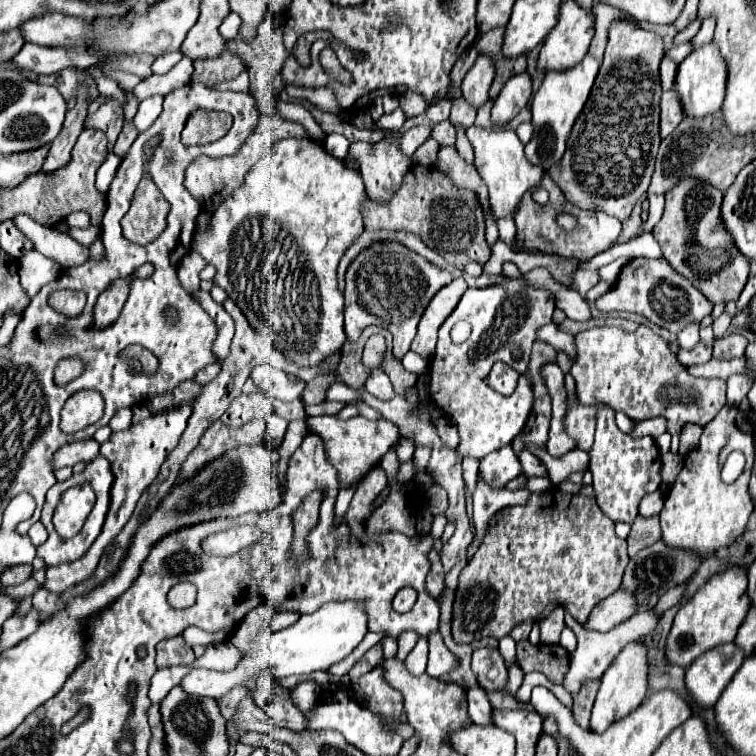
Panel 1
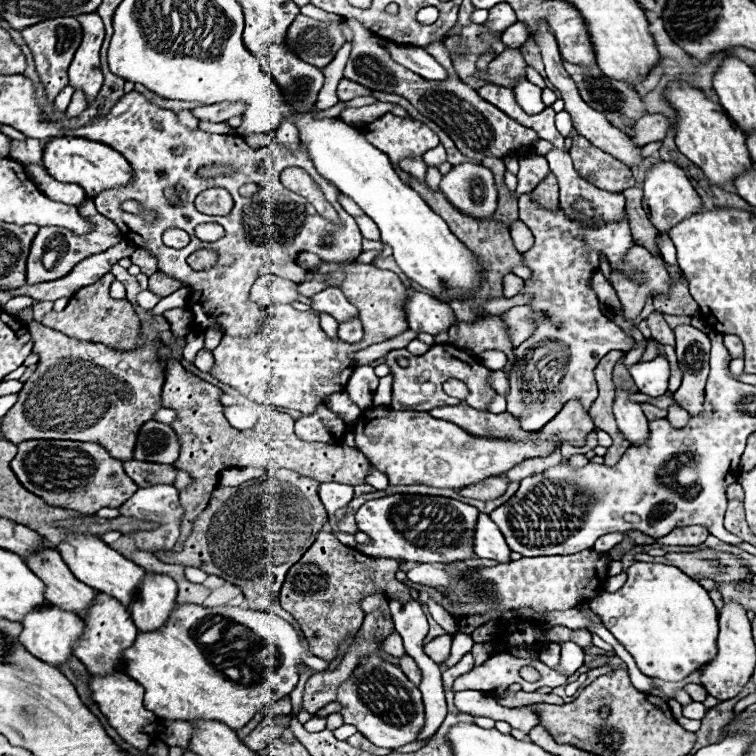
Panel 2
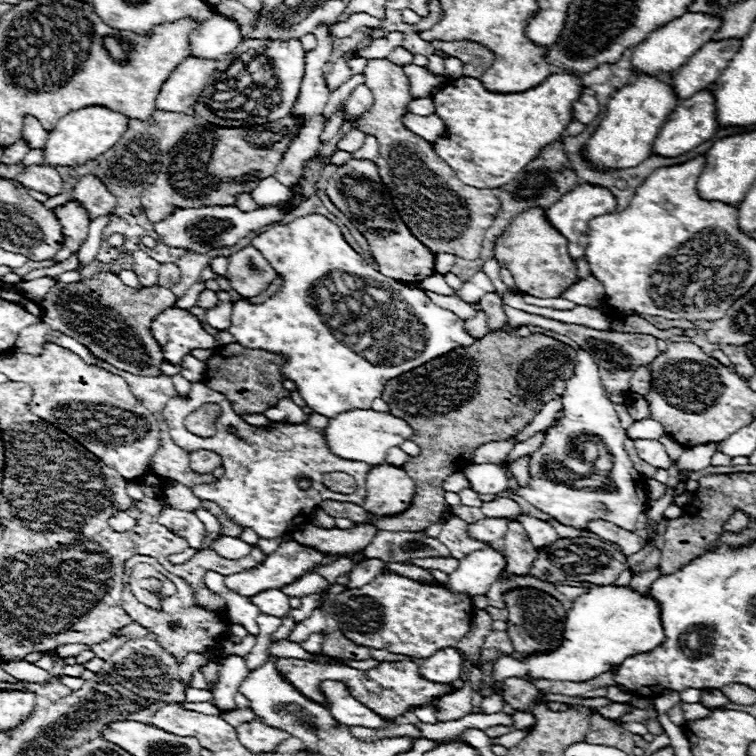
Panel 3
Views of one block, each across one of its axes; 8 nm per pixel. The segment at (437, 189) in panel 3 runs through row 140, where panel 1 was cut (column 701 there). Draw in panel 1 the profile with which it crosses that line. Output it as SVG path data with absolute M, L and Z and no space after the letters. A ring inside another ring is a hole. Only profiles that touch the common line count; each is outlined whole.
M596 326L576 334L578 360L570 374L578 384L578 400L586 406L610 406L622 410L634 422L654 416L666 418L668 434L680 434L686 424L706 426L726 404L726 380L694 378L674 358L664 338L648 326L626 332L612 326Z

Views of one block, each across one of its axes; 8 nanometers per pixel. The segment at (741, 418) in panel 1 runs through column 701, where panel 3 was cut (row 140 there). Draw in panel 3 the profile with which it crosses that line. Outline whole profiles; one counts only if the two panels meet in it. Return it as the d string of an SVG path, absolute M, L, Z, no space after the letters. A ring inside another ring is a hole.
M572 72L550 74L540 86L514 94L490 92L476 78L462 76L450 80L434 94L436 114L446 120L446 134L432 146L464 184L474 188L500 188L514 180L546 144L564 134L566 126L574 120L572 104L582 96L582 90L582 78Z

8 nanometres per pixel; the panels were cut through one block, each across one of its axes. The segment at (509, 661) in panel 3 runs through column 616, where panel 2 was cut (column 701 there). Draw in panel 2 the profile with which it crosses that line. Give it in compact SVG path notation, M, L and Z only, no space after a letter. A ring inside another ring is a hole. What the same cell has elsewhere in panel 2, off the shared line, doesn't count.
M634 562L628 570L628 580L618 592L600 592L590 604L590 608L600 616L602 624L614 634L614 638L632 654L642 674L662 680L682 680L690 672L700 670L706 662L716 656L716 636L718 636L718 614L708 592L690 576L674 566Z

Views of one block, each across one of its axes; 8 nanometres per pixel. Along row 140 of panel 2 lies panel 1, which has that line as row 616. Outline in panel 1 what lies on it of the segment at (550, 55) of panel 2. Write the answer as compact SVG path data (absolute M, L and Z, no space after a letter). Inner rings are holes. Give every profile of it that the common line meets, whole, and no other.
M618 588L612 596L608 596L604 602L600 602L600 606L596 606L596 610L592 610L584 628L606 632L606 630L618 626L620 622L628 620L632 614L636 614L634 592L630 592L628 588L626 590Z

